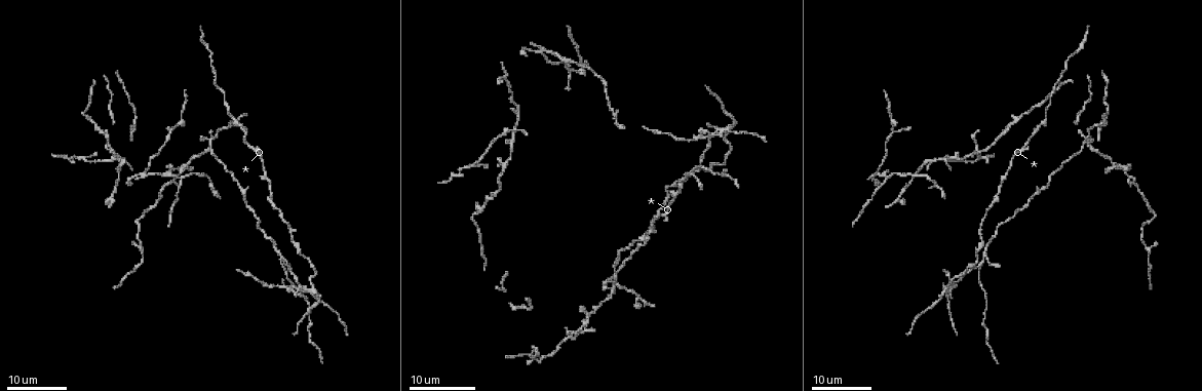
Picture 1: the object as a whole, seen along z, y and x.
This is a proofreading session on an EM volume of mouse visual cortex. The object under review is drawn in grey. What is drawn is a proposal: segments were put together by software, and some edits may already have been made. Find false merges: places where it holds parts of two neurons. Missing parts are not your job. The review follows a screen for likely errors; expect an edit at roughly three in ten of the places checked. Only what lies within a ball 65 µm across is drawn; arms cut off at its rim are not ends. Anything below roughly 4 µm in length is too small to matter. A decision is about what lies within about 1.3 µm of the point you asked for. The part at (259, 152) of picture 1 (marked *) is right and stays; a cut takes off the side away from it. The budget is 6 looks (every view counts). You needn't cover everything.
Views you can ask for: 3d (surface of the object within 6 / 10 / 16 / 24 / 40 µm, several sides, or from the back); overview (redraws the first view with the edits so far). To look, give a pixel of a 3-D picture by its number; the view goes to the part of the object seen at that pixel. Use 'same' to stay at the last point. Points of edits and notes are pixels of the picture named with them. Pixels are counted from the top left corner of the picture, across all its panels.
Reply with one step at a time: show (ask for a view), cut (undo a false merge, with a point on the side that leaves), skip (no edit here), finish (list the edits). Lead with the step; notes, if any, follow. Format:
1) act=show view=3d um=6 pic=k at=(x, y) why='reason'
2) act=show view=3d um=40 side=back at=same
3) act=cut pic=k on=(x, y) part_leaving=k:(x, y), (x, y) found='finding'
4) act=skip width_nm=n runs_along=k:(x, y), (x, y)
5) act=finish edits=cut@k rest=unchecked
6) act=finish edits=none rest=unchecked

act=show view=3d um=24 pic=1 at=(1006, 170) why='sudden change in width'

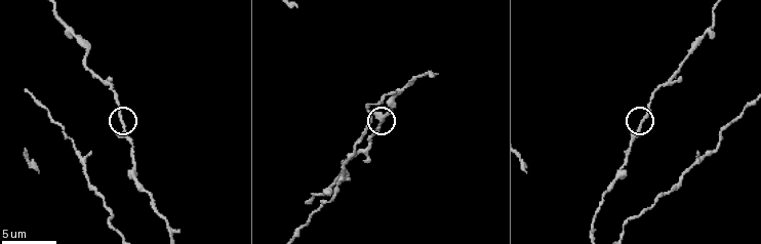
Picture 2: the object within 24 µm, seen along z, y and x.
act=show view=3d um=6 pic=2 at=(381, 122)

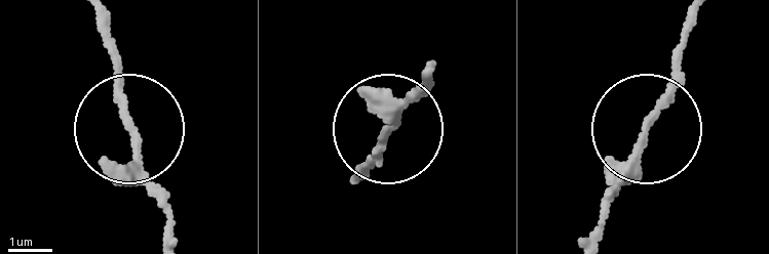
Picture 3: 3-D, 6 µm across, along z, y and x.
act=skip width_nm=170 found='all the same neuron'

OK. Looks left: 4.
act=show view=3d um=24 pic=1 at=(313, 289) why='four or more arms meet'

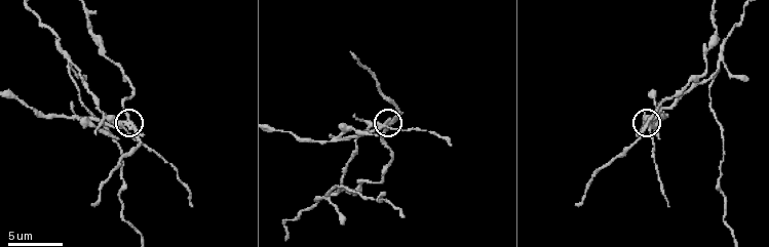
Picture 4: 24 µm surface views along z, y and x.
act=show view=3d um=10 pic=4 at=(386, 121)

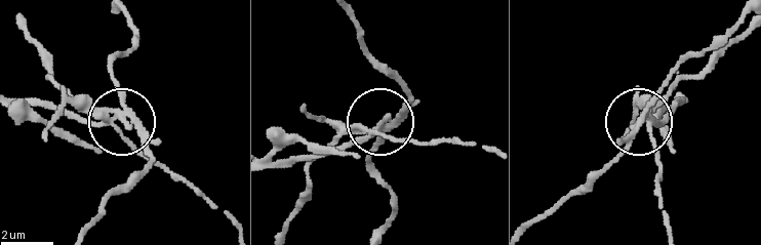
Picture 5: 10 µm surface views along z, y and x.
act=cut pic=5 on=(105, 109) width_nm=220 part_leaving=5:(137, 123), (87, 108), (47, 77), (45, 57), (25, 31) found='two neurons meet here'

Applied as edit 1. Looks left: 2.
act=show view=3d um=16 pic=1 at=(947, 157) why='four-way junction'

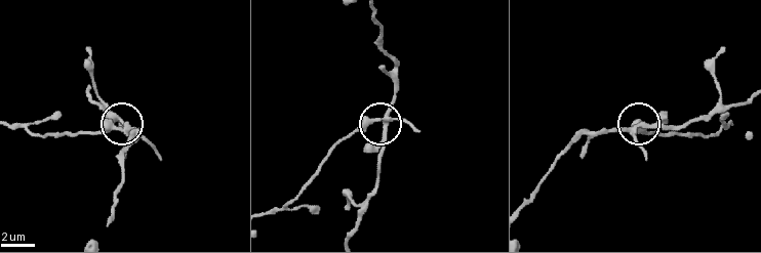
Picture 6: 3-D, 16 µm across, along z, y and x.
act=show view=3d um=10 pic=6 at=(383, 122)

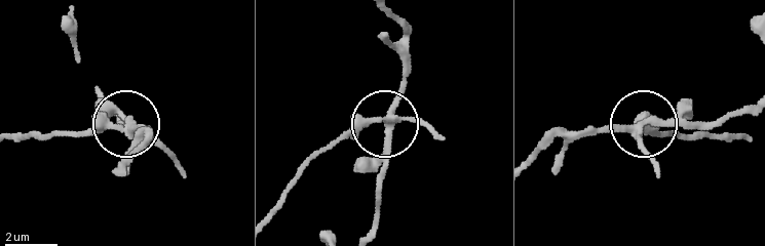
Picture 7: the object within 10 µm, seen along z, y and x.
act=cut pic=7 on=(168, 155) width_nm=280 part_leaving=7:(642, 128), (713, 124), (753, 108) found='a second neuron is stuck on'

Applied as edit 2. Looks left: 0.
act=finish edits=cut@5,cut@7 rest=unchecked

